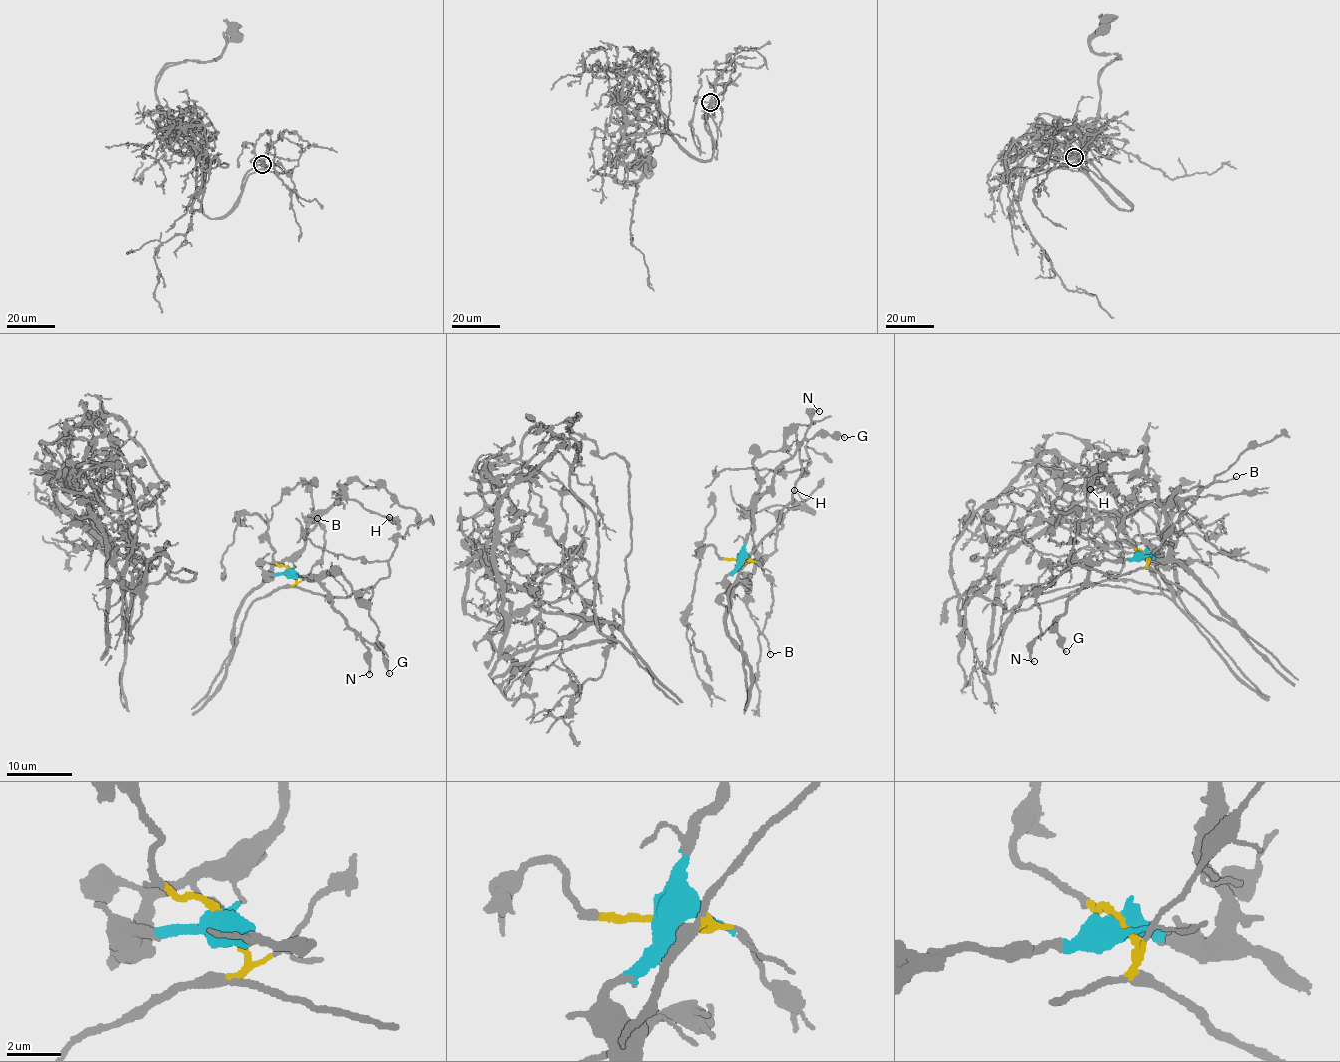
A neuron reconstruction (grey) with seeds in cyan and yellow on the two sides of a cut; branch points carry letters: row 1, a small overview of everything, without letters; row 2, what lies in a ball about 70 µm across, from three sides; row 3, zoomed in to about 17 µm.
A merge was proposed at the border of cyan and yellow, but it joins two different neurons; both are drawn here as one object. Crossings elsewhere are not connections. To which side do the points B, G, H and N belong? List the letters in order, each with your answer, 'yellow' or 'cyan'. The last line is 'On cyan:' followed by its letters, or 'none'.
B: cyan
G: cyan
H: cyan
N: cyan
On cyan: B, G, H, N

